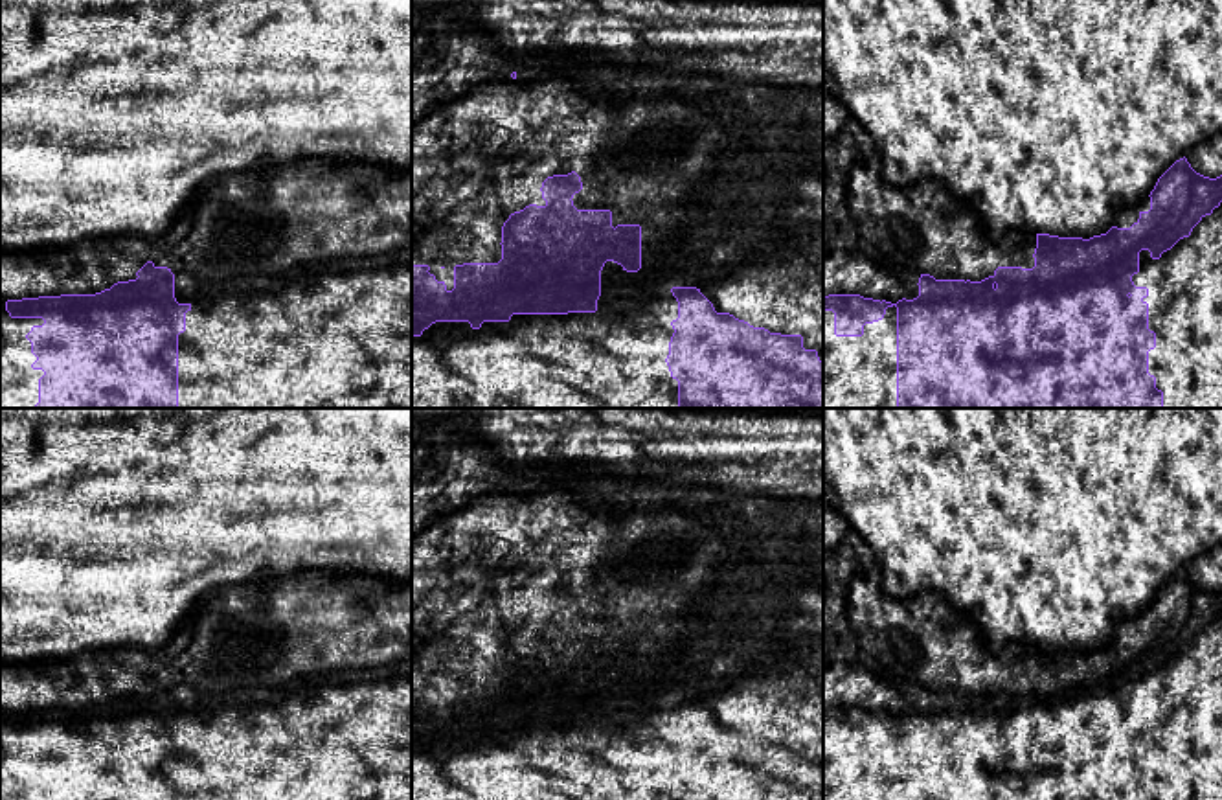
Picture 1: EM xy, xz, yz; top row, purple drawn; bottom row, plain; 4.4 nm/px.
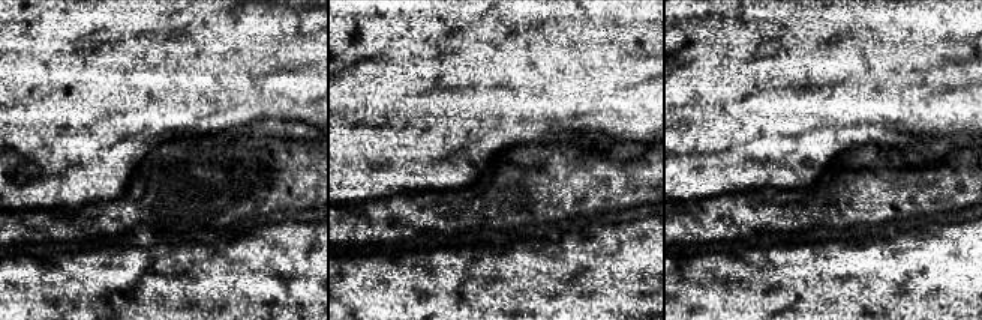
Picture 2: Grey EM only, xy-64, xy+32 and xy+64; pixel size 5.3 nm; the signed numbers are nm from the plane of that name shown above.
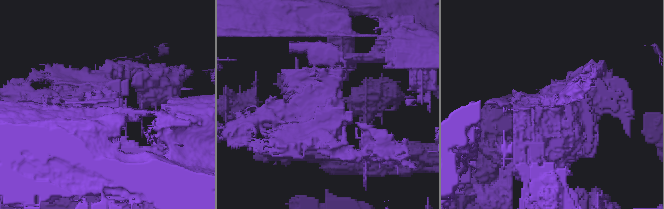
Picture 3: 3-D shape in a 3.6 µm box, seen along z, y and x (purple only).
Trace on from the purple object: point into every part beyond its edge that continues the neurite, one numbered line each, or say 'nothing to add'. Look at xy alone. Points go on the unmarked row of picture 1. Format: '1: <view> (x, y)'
1: xy (15, 762)

